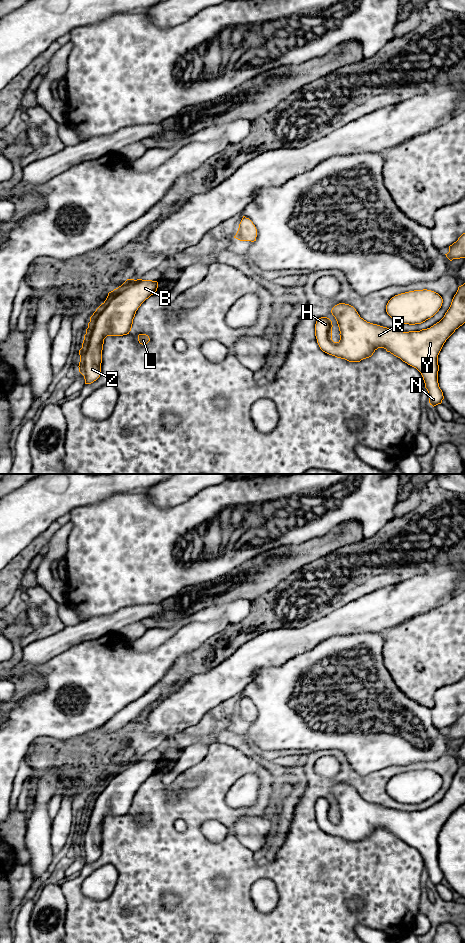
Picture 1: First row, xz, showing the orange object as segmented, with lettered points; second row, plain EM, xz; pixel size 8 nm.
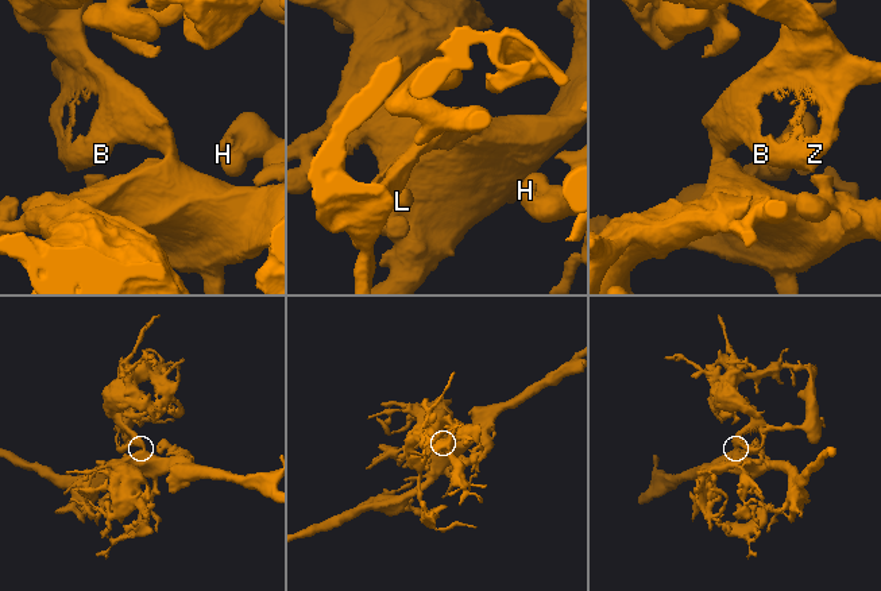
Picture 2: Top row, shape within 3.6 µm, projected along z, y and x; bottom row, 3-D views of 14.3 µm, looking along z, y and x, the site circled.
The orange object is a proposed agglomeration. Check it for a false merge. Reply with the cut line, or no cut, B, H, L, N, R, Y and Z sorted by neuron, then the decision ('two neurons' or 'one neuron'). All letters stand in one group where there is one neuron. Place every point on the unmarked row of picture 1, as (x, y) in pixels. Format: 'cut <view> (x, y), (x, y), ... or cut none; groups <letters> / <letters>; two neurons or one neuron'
cut none; groups B H L N R Y Z; one neuron

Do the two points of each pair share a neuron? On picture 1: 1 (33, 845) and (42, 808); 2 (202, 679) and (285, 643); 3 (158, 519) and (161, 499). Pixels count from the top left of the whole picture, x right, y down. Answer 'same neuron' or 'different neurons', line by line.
1: same neuron
2: same neuron
3: different neurons

